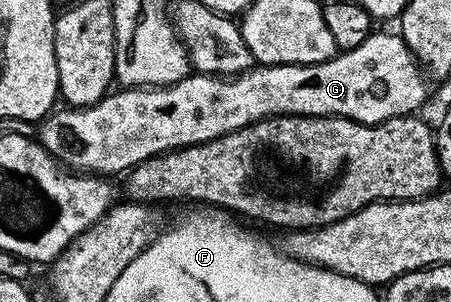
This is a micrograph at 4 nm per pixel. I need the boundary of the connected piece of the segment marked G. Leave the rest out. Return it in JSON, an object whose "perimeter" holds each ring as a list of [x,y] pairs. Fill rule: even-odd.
{"perimeter":[[[379,31],[368,35],[358,49],[340,51],[334,58],[321,63],[256,65],[231,77],[189,73],[186,78],[169,83],[167,87],[116,89],[89,107],[53,110],[43,120],[38,142],[61,164],[77,173],[113,177],[119,171],[131,171],[155,155],[221,139],[260,119],[271,119],[273,115],[337,115],[340,119],[383,125],[398,115],[419,112],[419,107],[428,99],[429,80],[412,56],[412,50],[404,44],[404,38],[398,33],[392,32],[391,35],[388,31]]]}

